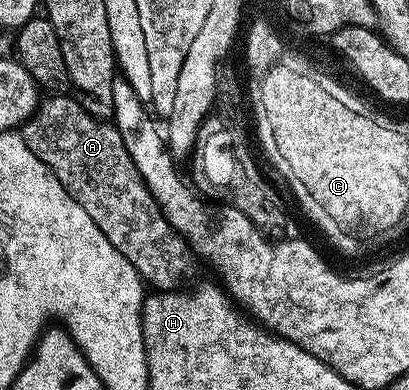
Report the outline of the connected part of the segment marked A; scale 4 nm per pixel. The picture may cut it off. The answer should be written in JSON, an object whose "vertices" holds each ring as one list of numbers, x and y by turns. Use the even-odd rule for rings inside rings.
{"vertices":[[54,94,46,97,46,99,46,102,44,99,44,101,38,105,35,113,30,116,27,121,25,121,24,126,20,127,19,137,25,141,27,148,31,148,31,152,38,158,39,161,41,161,42,167,44,167,48,173,50,170,50,172,57,177,58,184,61,185,62,188,65,189,75,201,77,201,76,205,80,207,80,209,86,210,86,212,92,216,95,220,95,224,99,229,101,229,101,234,103,236,107,236,107,240,120,252,121,255,123,255,123,257,126,258,127,261,129,261,130,264,136,268,137,273,141,275,142,279,144,279,148,285,150,282,150,284,153,285,153,288,160,288,162,291,174,289,174,287,181,284,181,281,183,281,184,278,192,272,195,255,193,251,189,249,189,243,186,242,176,230,171,228,171,224,163,216,163,212,159,208,157,201,149,195,147,184,139,176,139,172,135,168,135,164,131,160,131,156,123,144,123,136,119,136,117,127,113,125,112,121,92,118,90,114,87,113,87,111,84,110,77,102,76,97,66,96,64,94]]}

